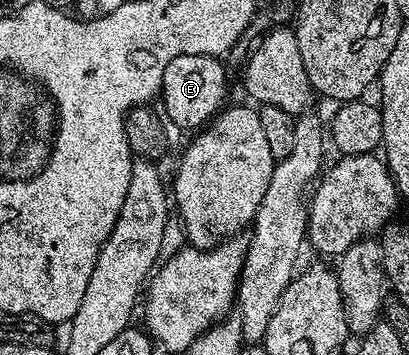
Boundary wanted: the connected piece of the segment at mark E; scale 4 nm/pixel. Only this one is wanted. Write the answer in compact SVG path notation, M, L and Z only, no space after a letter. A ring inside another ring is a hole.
M187 54L166 64L158 98L164 101L163 117L173 127L176 125L184 130L195 131L211 122L217 111L225 105L224 66L220 62L223 61L219 57L210 54Z

